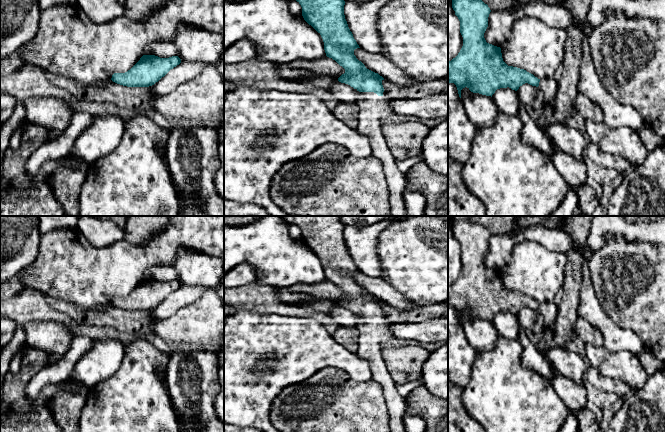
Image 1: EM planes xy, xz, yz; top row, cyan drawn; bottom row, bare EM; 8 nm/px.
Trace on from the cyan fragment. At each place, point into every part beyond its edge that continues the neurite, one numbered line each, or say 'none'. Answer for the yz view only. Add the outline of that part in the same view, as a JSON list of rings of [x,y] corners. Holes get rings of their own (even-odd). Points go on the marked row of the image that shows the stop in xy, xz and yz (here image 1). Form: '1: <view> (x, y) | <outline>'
none

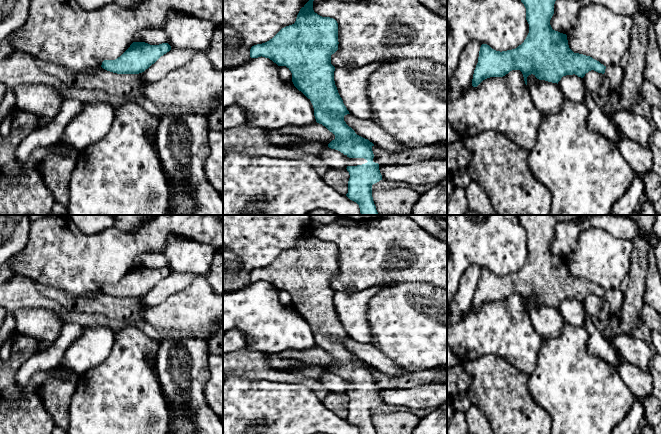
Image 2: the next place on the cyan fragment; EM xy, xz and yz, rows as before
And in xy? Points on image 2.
none

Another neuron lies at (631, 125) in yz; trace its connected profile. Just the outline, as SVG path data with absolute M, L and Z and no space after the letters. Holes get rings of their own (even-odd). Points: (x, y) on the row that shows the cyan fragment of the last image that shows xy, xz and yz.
M620 110L613 113L610 119L623 137L650 148L652 131L644 116L636 114L633 110Z

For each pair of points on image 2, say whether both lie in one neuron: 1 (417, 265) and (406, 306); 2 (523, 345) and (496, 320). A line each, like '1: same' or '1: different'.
1: different
2: same

